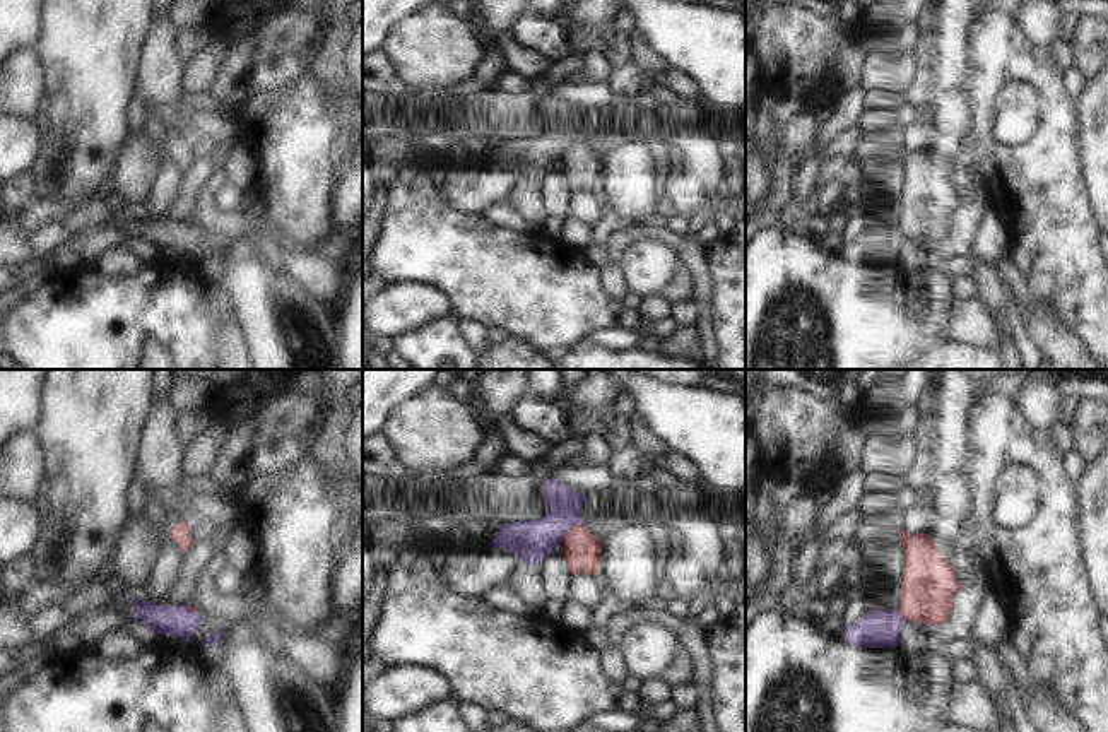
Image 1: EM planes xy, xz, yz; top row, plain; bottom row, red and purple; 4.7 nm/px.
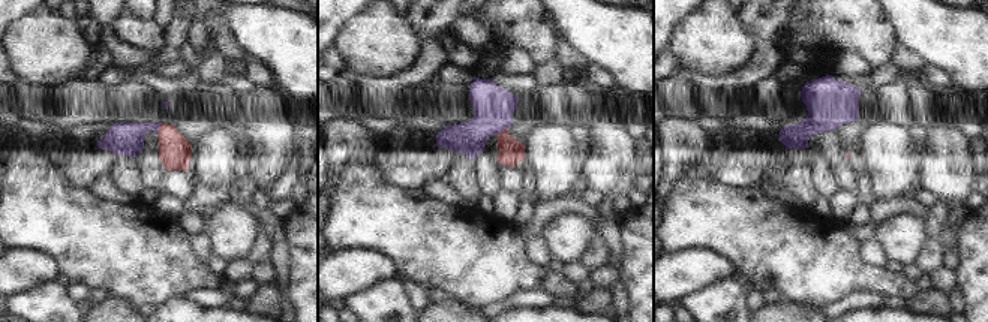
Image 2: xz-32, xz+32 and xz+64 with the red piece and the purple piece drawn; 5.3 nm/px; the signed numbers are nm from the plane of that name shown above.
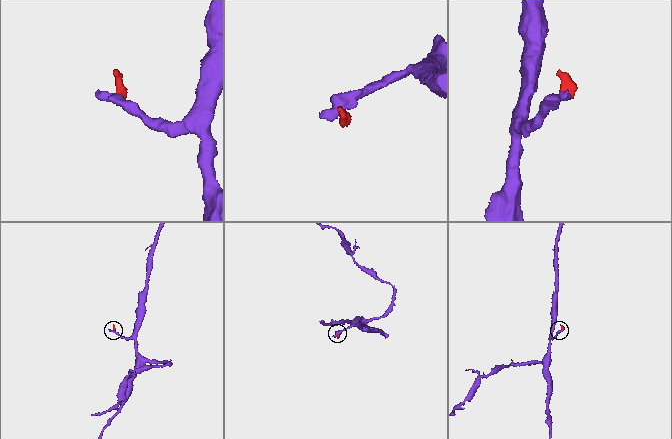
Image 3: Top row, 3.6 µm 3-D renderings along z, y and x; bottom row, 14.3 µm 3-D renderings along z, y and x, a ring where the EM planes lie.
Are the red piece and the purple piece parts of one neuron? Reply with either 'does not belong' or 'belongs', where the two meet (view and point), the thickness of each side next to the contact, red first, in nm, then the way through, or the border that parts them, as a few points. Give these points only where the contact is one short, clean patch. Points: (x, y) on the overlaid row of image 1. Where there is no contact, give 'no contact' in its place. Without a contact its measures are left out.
does not belong; meets red in xz at (568, 531); 180 nm thick on the red side, 190 nm on the other; border along xz (582, 522), (577, 522), (561, 543)

